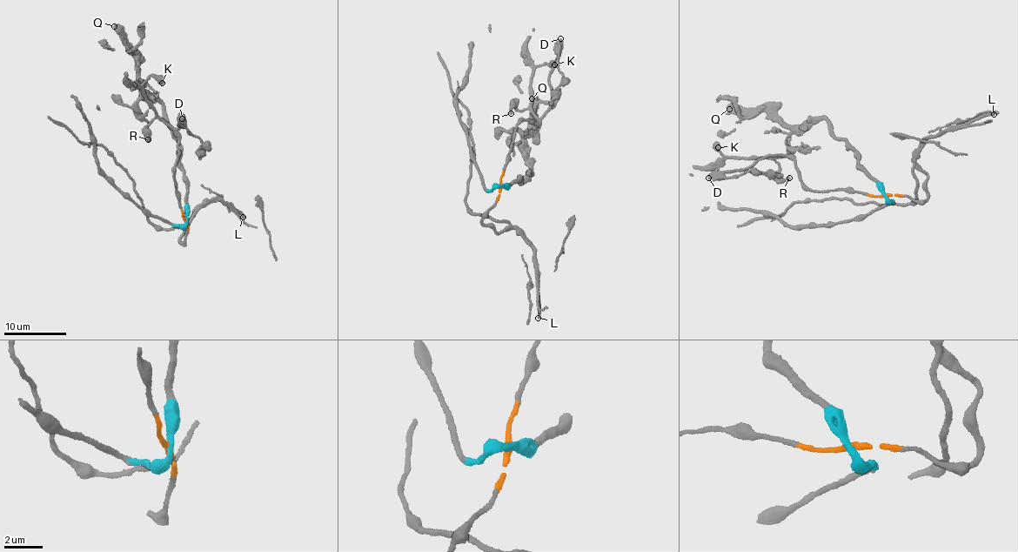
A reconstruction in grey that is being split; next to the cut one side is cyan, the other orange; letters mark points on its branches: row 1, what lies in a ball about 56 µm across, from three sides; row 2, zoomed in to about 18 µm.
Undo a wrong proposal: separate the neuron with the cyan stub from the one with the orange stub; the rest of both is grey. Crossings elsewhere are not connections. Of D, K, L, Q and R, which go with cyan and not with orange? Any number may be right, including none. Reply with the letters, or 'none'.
Q

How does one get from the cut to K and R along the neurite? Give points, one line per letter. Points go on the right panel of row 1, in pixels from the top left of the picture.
K: (885, 195), (813, 191), (801, 181), (792, 159), (738, 159), (726, 157), (714, 145), (718, 147)
R: (885, 195), (813, 191), (801, 181), (795, 162), (773, 159), (780, 176), (789, 178)

